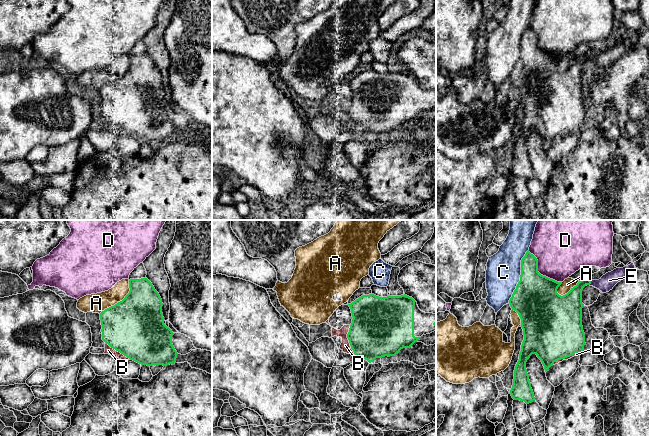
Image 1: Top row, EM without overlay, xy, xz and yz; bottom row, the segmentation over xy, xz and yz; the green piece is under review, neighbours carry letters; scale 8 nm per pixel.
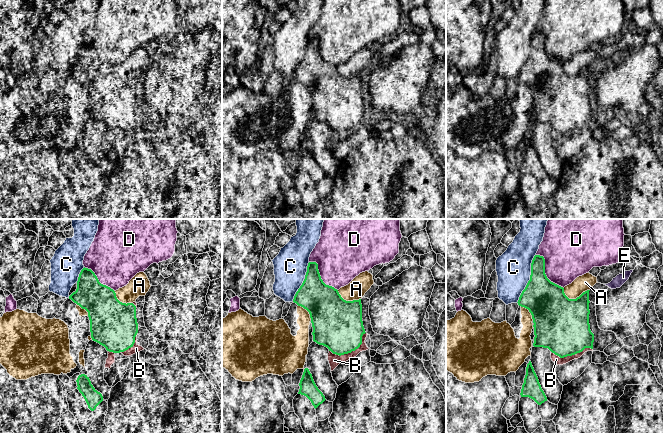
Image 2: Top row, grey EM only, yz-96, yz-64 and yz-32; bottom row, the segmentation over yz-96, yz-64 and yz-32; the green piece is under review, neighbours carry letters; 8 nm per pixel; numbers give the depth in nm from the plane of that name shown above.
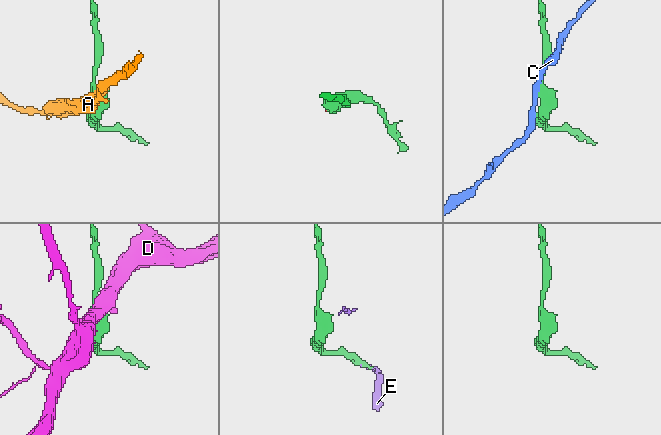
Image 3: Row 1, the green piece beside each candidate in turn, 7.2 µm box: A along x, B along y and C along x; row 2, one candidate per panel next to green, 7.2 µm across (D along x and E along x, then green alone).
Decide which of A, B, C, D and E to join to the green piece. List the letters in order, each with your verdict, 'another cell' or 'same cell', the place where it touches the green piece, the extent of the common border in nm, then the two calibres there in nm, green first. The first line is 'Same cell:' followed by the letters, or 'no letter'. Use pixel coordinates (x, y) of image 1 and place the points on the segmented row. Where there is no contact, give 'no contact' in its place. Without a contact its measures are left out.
Same cell: B, E
A: another cell; meets green in xy at (120, 301); contact 360 nm long; 460 nm thick on the green side, 160 nm on the other
B: same cell; meets green in xz at (349, 341); contact 280 nm long; 440 nm thick on the green side, 80 nm on the other
C: another cell; meets green in yz at (520, 276); contact 460 nm long; 360 nm thick on the green side, 280 nm on the other
D: another cell; meets green in yz at (538, 272); contact 380 nm long; 360 nm thick on the green side, 400 nm on the other
E: same cell; meets green in yz at (590, 283); contact 40 nm long; 200 nm thick on the green side, 120 nm on the other

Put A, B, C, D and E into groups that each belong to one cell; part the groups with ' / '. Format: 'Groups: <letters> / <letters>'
Groups: A / B E / C / D

